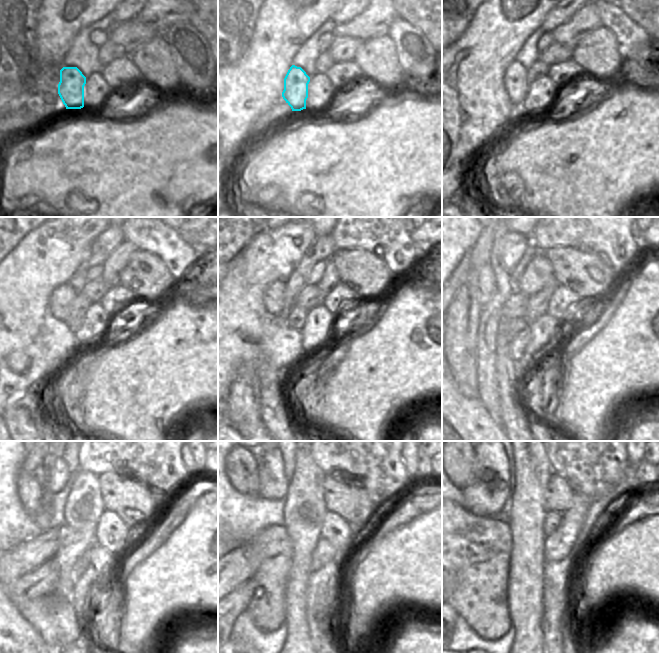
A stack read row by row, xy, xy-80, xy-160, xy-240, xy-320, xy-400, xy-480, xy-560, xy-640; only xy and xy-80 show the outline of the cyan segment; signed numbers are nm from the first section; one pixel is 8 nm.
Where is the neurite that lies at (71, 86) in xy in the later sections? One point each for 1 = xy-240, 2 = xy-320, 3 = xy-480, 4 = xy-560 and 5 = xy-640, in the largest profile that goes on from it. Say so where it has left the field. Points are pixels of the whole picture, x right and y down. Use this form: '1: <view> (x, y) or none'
1: xy-240 (61, 298)
2: xy-320 (274, 294)
3: xy-480 (29, 488)
4: xy-560 (241, 462)
5: xy-640 (462, 461)

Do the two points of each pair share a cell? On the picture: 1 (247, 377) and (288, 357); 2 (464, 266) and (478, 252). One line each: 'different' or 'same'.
1: different
2: different

